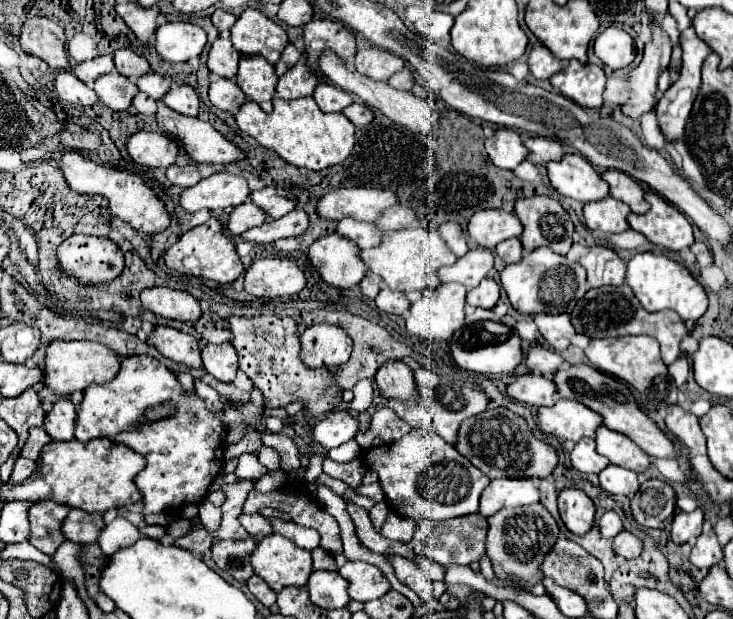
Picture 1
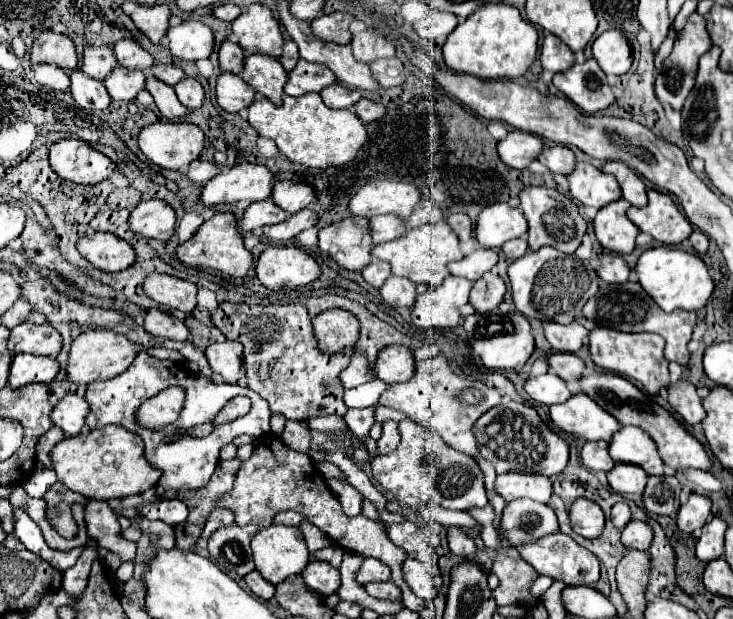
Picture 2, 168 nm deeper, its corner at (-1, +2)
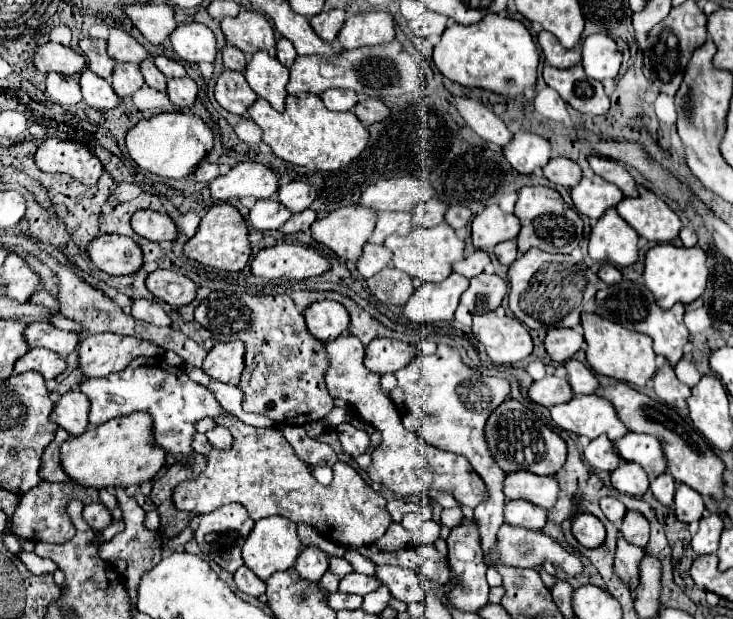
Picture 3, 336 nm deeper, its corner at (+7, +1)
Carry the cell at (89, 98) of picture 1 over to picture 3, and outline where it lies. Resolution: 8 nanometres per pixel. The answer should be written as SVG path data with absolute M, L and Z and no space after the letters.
M91 70L81 72L81 90L85 104L97 110L109 110L119 104L119 96L115 94L113 86L107 80L93 74Z

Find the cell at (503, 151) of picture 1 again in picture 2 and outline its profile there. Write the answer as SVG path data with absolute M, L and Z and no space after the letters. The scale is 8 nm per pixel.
M509 131L503 141L497 143L499 157L513 169L525 169L543 149L543 141L525 131Z

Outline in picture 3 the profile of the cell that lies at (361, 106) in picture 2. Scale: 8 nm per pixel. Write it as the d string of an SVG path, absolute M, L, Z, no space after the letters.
M361 98L353 112L365 126L381 122L389 116L389 108L379 98Z

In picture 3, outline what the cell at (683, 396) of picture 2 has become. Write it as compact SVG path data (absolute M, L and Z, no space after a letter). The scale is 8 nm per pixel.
M665 362L653 376L653 382L655 382L655 394L667 402L671 408L677 408L677 410L685 410L687 408L687 398L691 394L689 386L683 384L669 362Z

